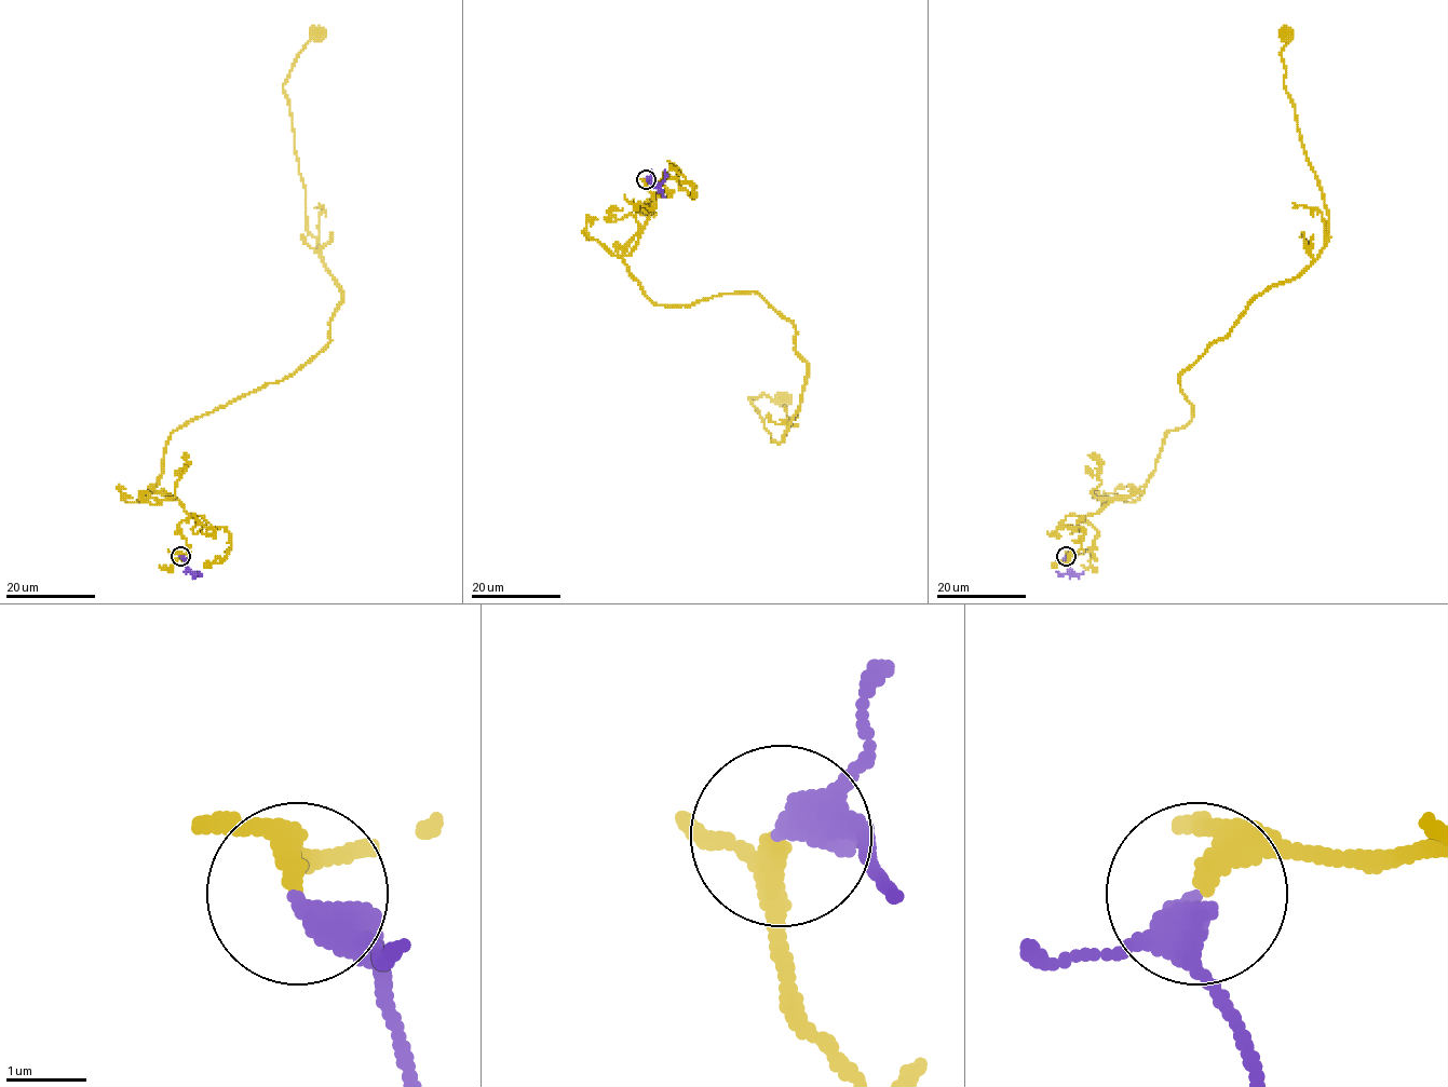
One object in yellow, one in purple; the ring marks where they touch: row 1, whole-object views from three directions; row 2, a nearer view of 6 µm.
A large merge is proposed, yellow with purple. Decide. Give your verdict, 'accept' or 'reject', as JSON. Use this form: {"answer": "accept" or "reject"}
{"answer": "accept"}

